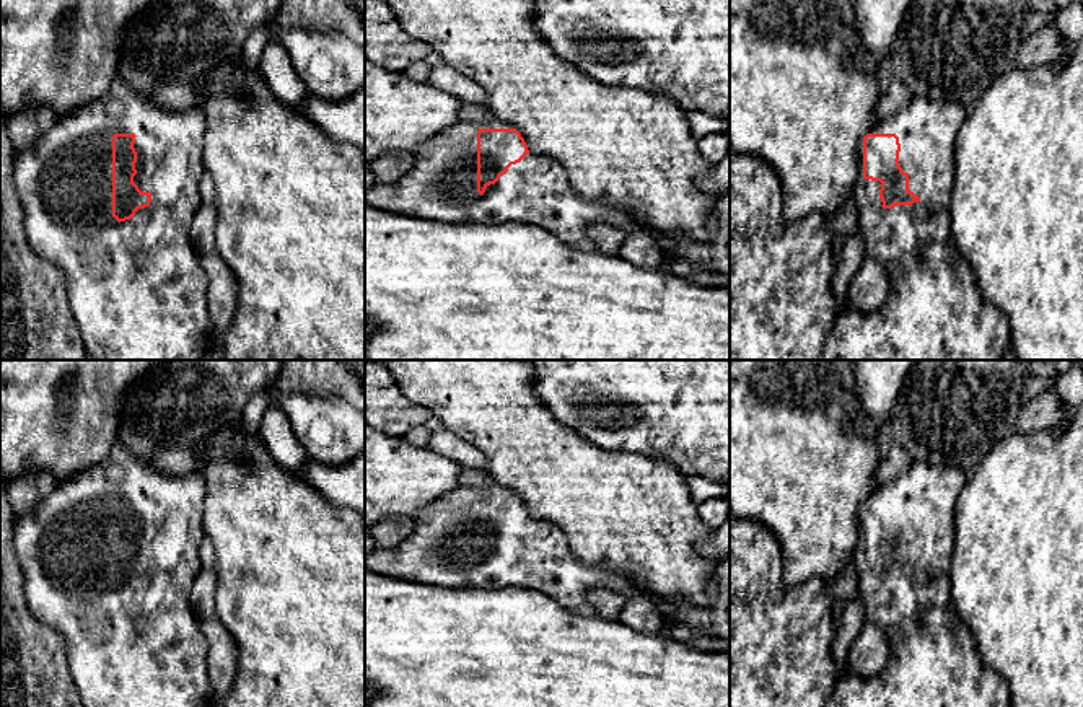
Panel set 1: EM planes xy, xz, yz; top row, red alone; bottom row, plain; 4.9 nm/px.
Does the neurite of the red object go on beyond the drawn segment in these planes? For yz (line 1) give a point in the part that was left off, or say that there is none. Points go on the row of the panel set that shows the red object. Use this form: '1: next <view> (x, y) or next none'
1: next yz (933, 310)

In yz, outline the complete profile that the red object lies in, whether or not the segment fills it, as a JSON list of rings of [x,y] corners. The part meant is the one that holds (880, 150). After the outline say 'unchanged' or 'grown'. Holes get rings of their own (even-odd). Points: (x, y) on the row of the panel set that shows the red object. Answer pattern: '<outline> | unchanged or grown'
[[[912,96],[905,108],[879,122],[858,143],[858,174],[852,194],[860,217],[858,235],[866,256],[883,264],[889,293],[875,313],[845,308],[819,360],[1003,360],[1011,342],[1008,319],[984,300],[969,261],[951,238],[954,145],[966,114],[958,103]]] | grown

